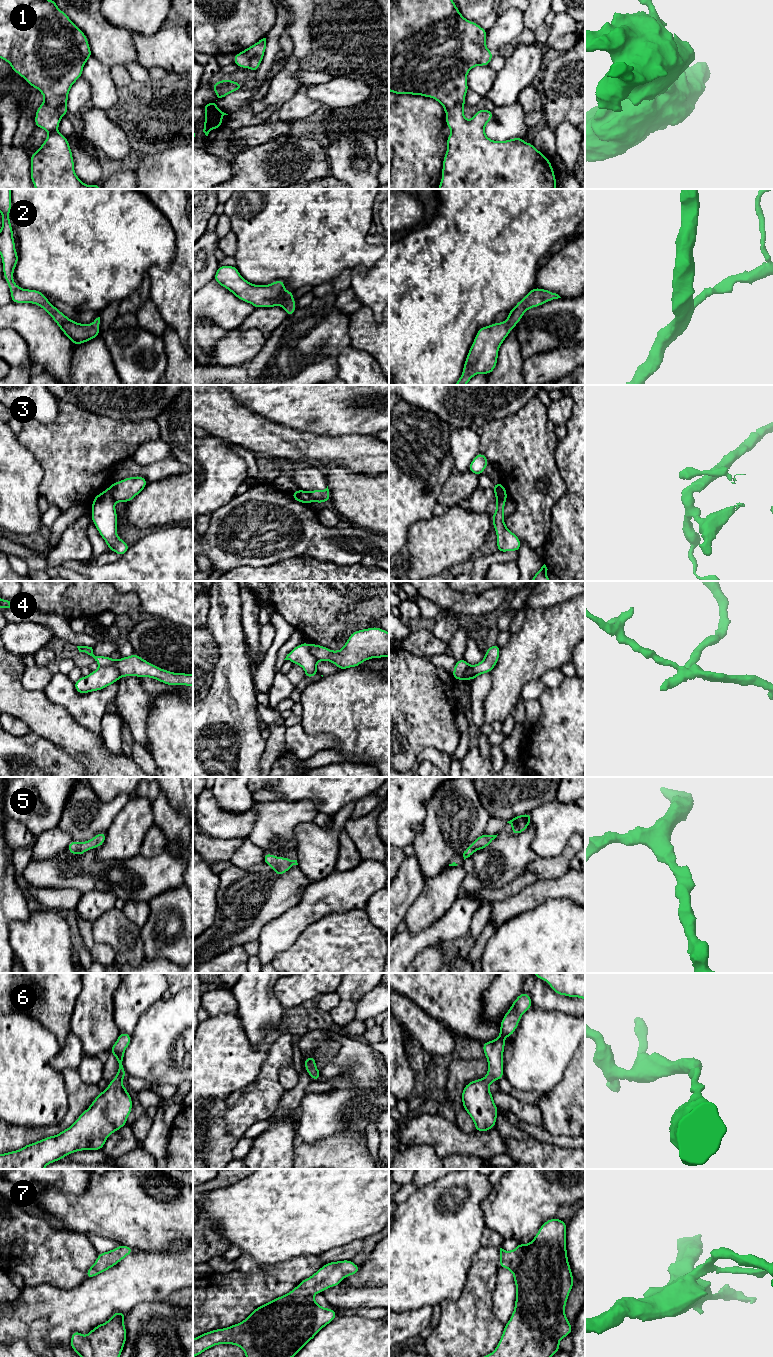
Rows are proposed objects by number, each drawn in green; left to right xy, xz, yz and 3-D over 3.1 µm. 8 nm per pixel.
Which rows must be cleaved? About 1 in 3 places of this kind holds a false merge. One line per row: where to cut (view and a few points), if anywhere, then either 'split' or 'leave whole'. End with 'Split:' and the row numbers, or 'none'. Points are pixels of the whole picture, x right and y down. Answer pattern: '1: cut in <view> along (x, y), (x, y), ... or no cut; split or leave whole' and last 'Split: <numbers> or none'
1: cut in xy along (44, 101), (60, 116); split
2: no cut; leave whole
3: cut in xy along (109, 487), (115, 501); split
4: cut in xy along (100, 666), (113, 666), (120, 676); split
5: no cut; leave whole
6: no cut; leave whole
7: no cut; leave whole
Split: 1, 3, 4

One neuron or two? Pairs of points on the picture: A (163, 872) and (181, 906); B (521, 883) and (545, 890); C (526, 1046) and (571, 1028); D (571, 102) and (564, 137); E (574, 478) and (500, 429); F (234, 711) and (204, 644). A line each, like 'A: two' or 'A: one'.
A: two
B: two
C: one
D: two
E: two
F: two

